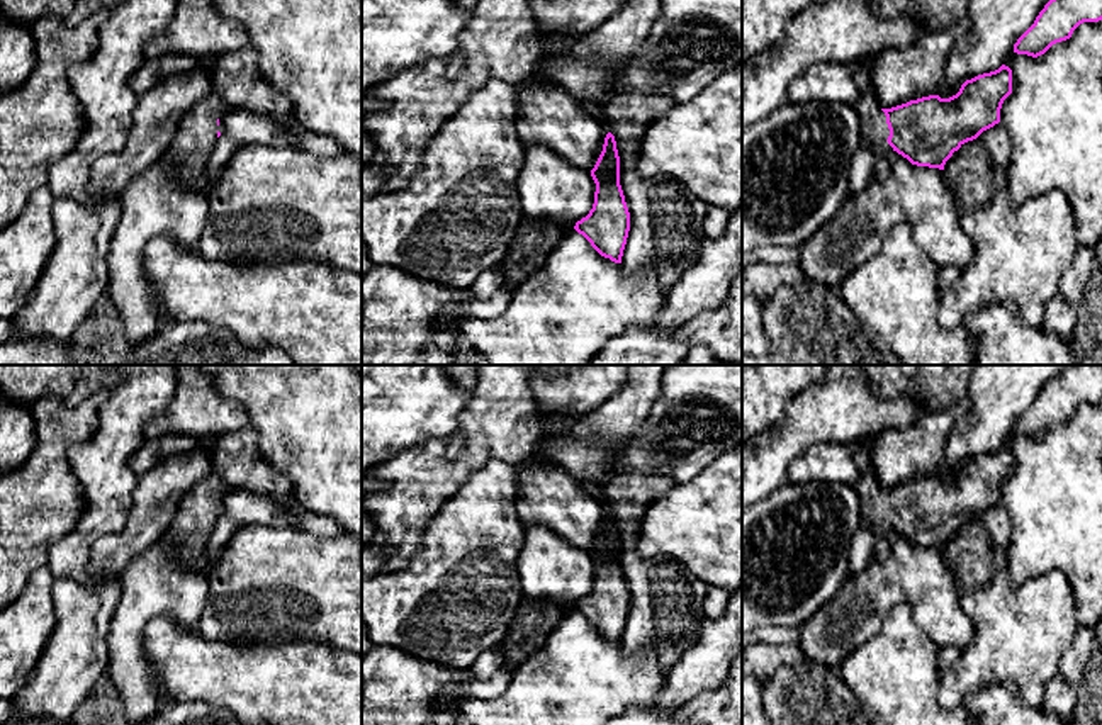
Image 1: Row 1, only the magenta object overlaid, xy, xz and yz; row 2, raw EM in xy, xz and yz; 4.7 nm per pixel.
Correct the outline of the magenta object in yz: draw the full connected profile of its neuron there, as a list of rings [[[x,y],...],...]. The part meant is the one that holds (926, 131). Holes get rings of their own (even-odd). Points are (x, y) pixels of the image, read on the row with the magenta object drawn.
[[[998,70],[966,80],[949,98],[929,95],[907,104],[881,109],[873,93],[859,93],[856,110],[863,122],[863,143],[869,143],[874,155],[897,151],[912,165],[944,170],[946,161],[964,143],[1000,122],[1004,100],[1012,93],[1012,70]]]

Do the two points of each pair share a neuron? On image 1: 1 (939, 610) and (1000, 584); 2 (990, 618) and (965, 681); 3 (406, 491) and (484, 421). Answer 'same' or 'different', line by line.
1: different
2: same
3: same

